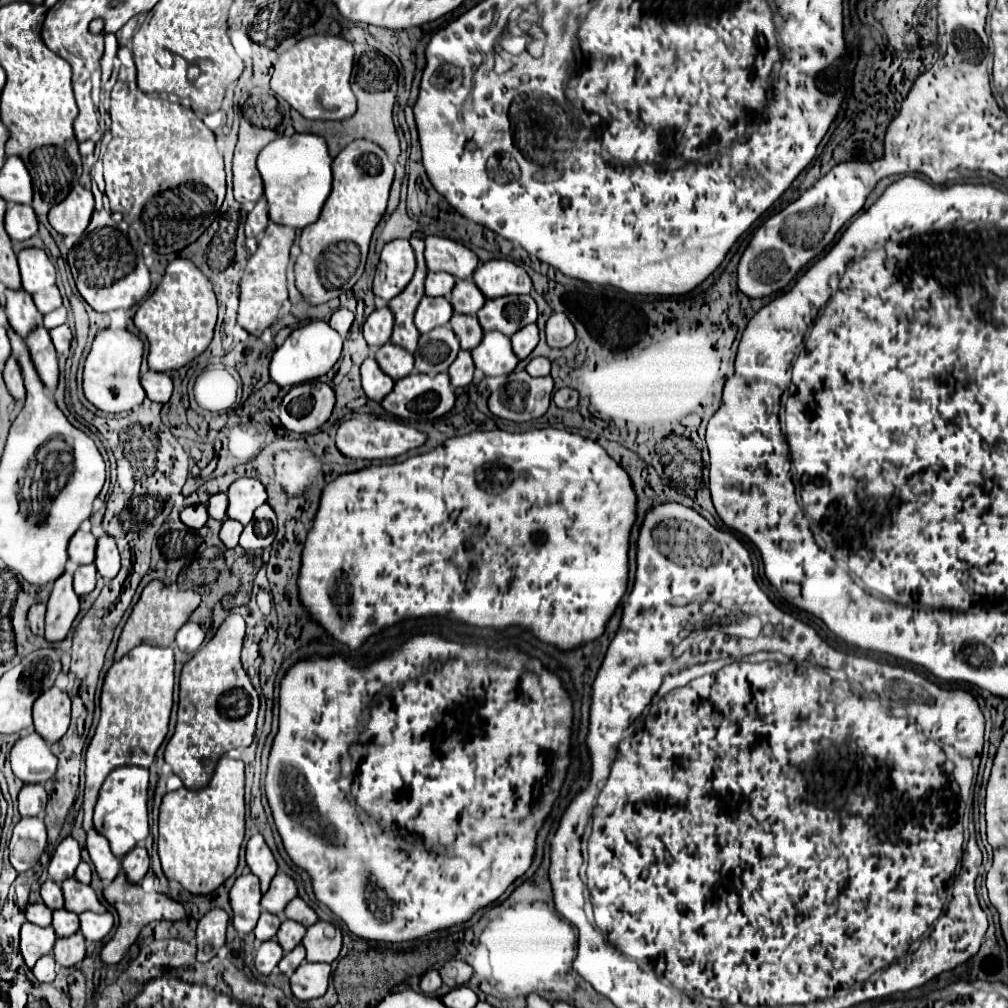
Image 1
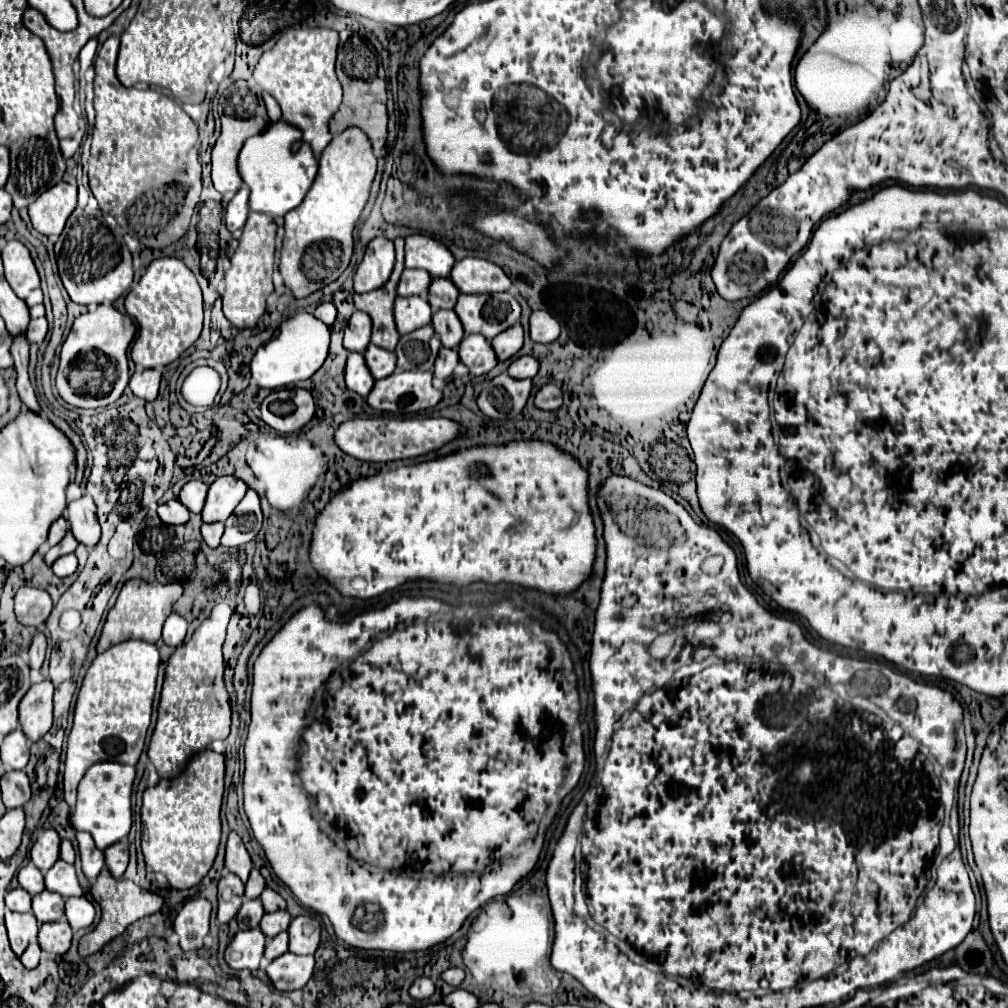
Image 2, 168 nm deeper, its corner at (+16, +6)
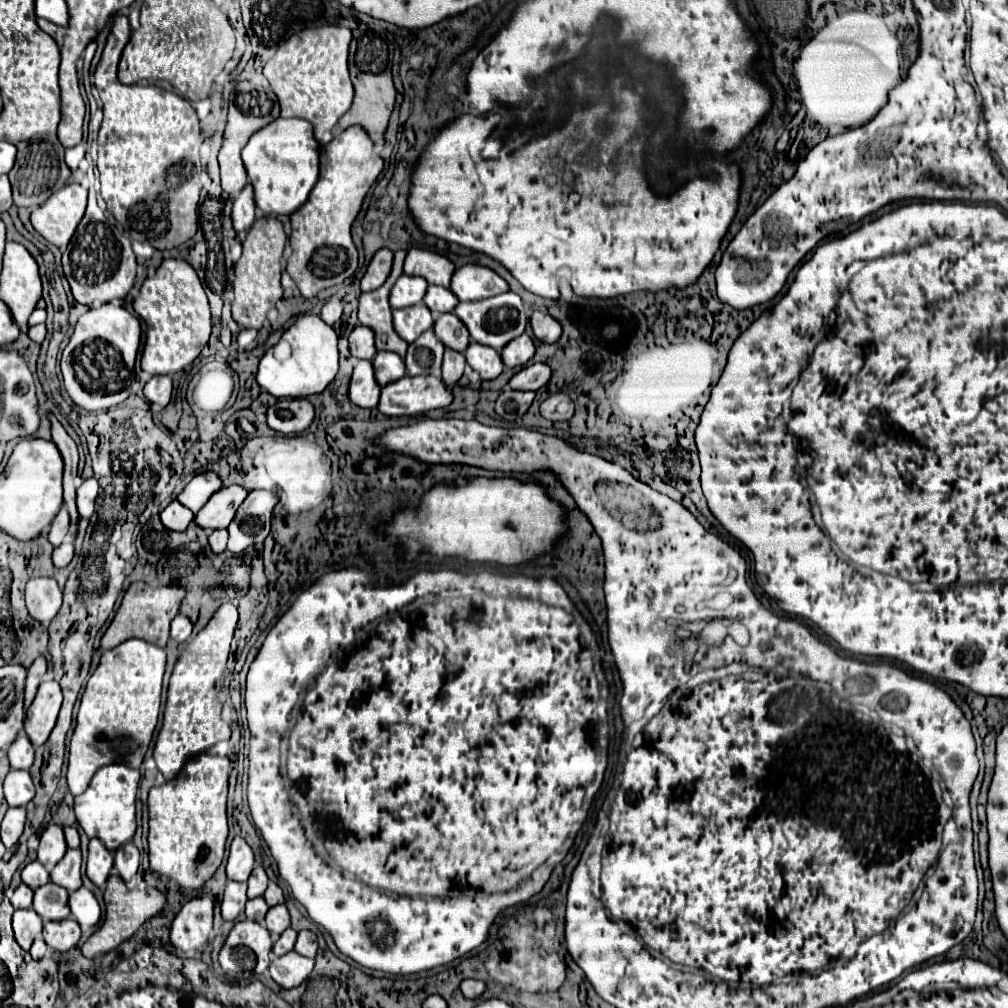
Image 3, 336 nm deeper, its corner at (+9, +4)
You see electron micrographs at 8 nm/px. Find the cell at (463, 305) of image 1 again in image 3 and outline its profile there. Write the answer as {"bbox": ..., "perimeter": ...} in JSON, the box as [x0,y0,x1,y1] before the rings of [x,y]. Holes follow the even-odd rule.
{"bbox":[425,285,459,313],"perimeter":[[[429,285],[427,289],[427,295],[425,295],[425,305],[435,313],[447,313],[447,311],[453,311],[459,303],[457,295],[453,295],[451,289],[447,287],[439,287],[439,285]]]}

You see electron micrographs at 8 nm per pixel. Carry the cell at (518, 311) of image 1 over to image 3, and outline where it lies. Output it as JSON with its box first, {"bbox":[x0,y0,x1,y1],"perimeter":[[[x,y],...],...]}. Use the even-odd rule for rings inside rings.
{"bbox":[455,291,527,351],"perimeter":[[[513,291],[503,293],[503,295],[495,295],[495,297],[489,297],[489,299],[481,299],[481,301],[459,303],[455,307],[455,315],[467,325],[473,341],[495,347],[497,351],[501,351],[511,339],[519,337],[525,331],[525,325],[527,325],[527,313],[525,313],[523,301]]]}

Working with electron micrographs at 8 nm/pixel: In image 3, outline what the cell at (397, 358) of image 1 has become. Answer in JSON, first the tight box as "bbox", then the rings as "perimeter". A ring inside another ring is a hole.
{"bbox":[373,351,405,387],"perimeter":[[[379,351],[373,359],[373,369],[375,369],[375,379],[381,387],[405,375],[403,359],[391,351]]]}

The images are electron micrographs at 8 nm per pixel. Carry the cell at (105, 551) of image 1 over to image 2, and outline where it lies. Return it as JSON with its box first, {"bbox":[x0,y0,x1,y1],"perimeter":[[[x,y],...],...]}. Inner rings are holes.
{"bbox":[68,495,100,549],"perimeter":[[[84,495],[72,503],[68,503],[70,513],[70,527],[74,537],[84,543],[88,549],[96,545],[100,539],[100,525],[96,519],[96,505],[90,495]]]}

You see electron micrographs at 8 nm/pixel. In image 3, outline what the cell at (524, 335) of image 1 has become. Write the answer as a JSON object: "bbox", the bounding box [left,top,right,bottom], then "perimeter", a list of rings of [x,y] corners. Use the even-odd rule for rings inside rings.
{"bbox":[501,333,535,367],"perimeter":[[[523,333],[519,335],[519,339],[513,339],[511,343],[507,343],[507,347],[503,347],[501,357],[507,367],[523,367],[533,357],[533,353],[535,353],[533,341],[527,333]]]}

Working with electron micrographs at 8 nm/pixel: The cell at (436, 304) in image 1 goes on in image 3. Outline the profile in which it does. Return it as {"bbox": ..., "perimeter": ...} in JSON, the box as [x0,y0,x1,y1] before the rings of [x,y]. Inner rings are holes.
{"bbox":[393,303,433,343],"perimeter":[[[419,303],[419,305],[395,309],[393,311],[393,325],[395,325],[395,331],[407,343],[413,343],[423,331],[433,327],[433,317],[431,317],[429,307],[425,303]]]}

